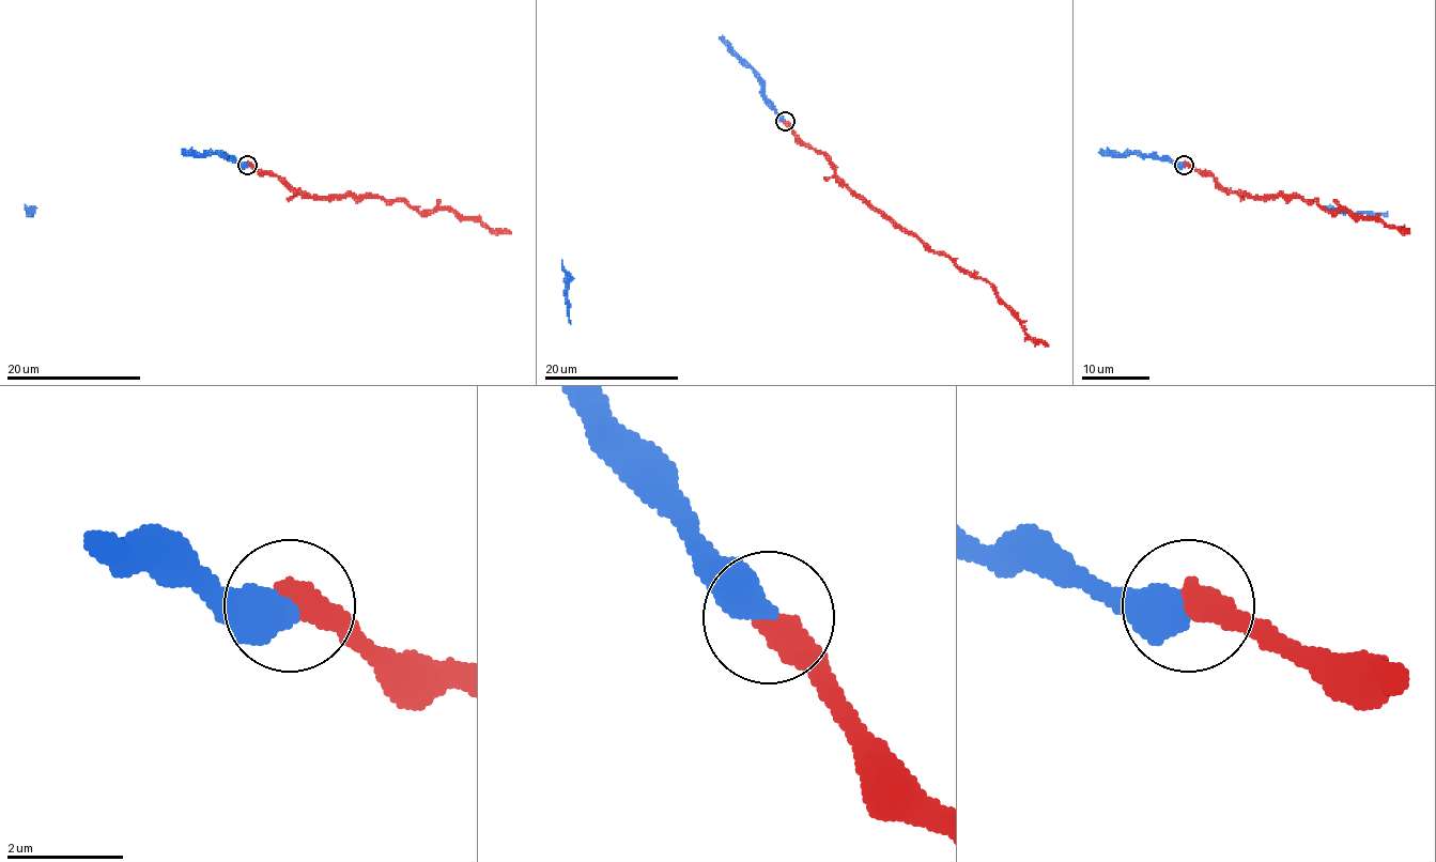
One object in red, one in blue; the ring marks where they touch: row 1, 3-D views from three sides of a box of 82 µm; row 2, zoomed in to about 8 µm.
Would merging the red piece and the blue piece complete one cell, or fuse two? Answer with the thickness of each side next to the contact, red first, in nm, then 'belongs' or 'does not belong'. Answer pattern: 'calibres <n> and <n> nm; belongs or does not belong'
calibres 500 and 550 nm; belongs

